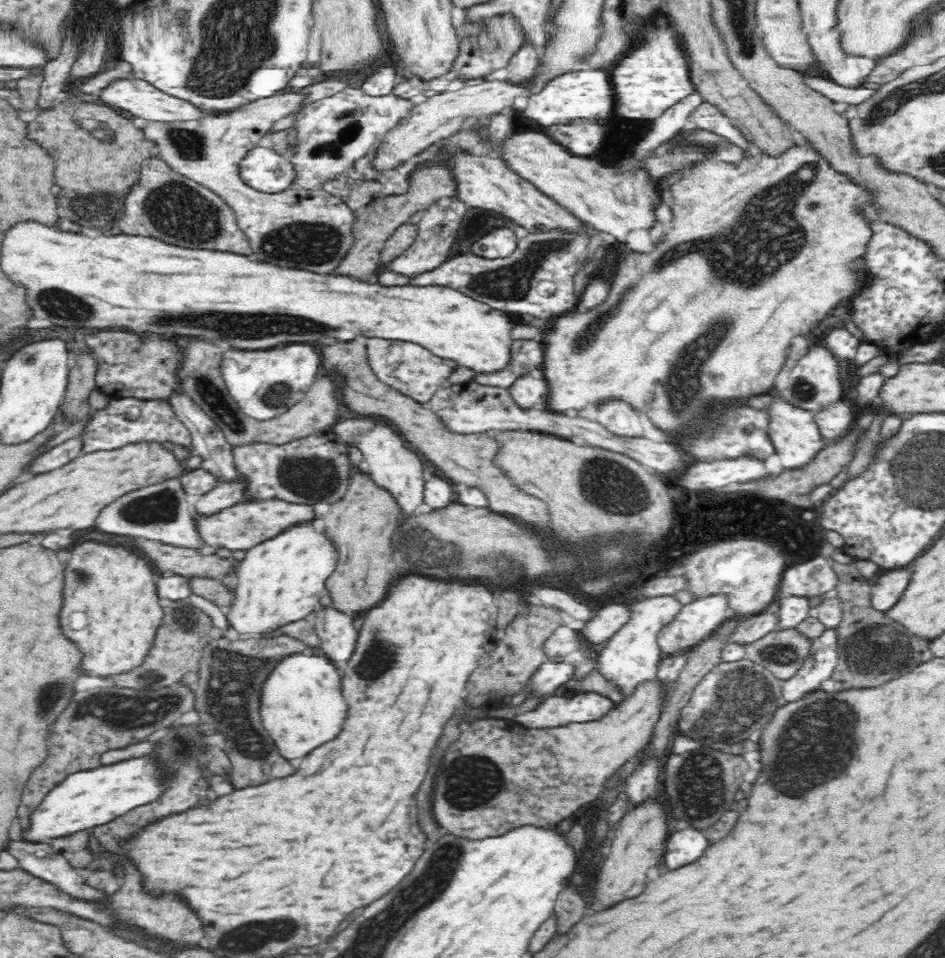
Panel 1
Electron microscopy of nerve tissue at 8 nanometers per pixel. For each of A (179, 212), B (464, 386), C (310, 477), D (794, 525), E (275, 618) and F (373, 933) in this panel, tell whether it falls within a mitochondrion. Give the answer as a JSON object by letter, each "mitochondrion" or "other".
{"A":"mitochondrion","B":"other","C":"mitochondrion","D":"mitochondrion","E":"other","F":"mitochondrion"}

